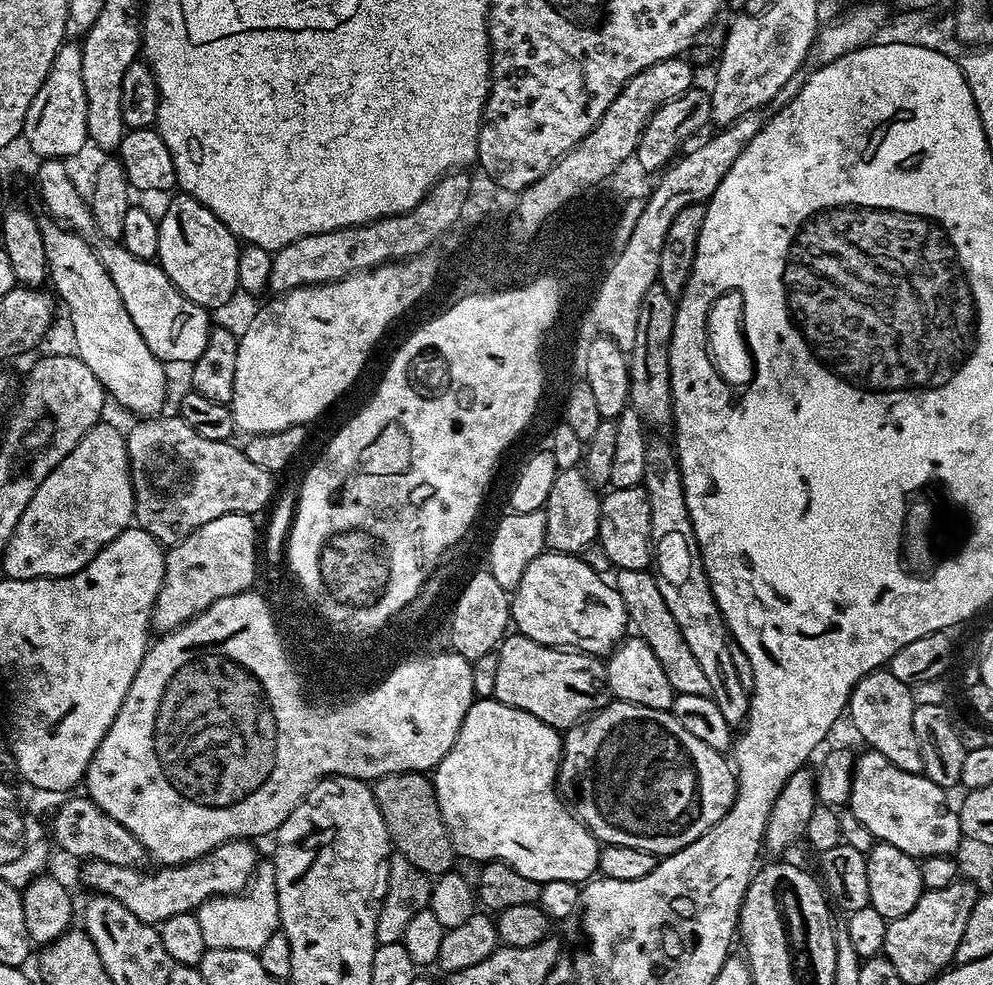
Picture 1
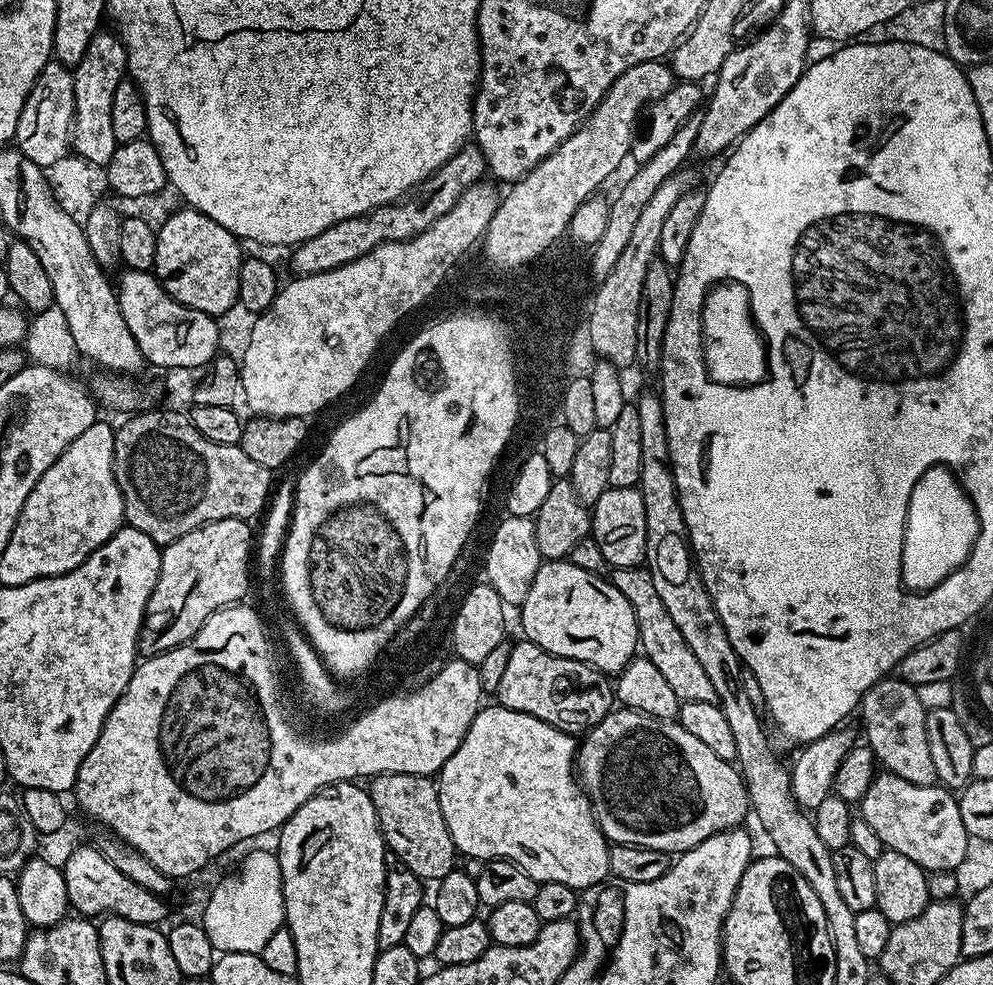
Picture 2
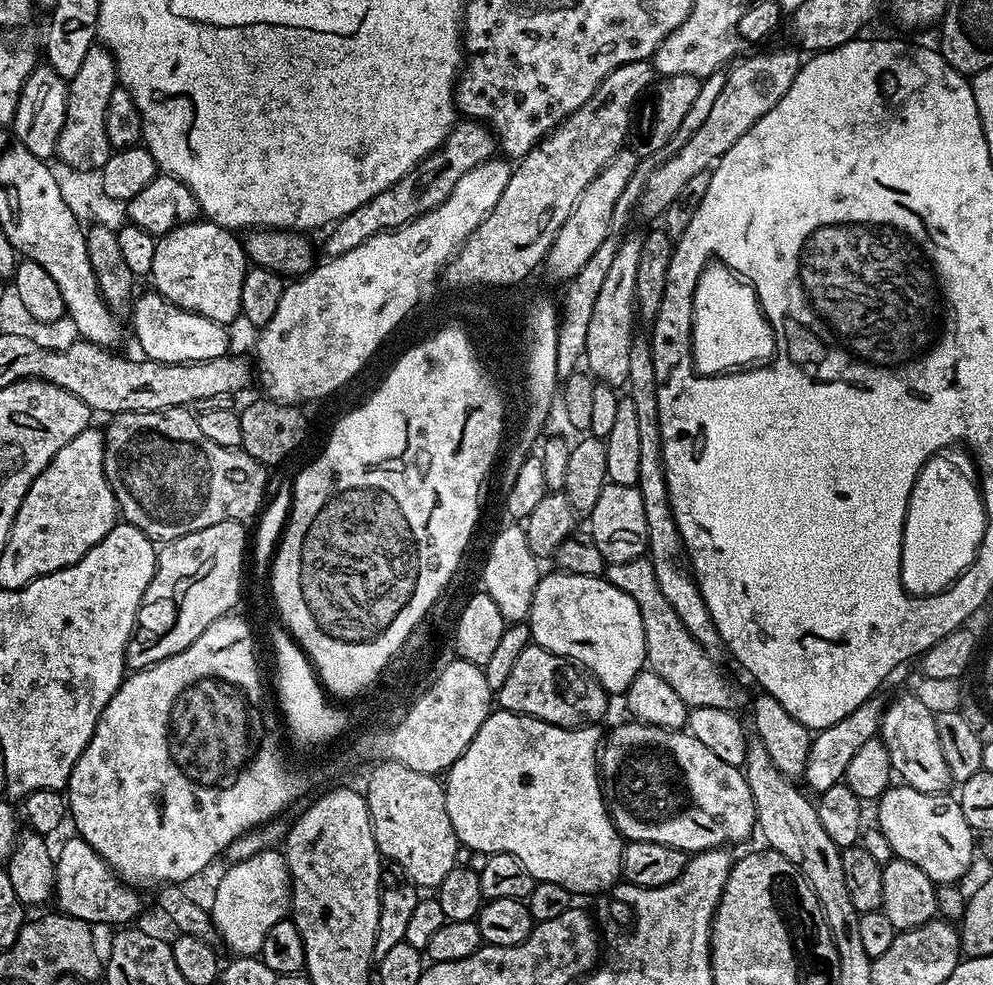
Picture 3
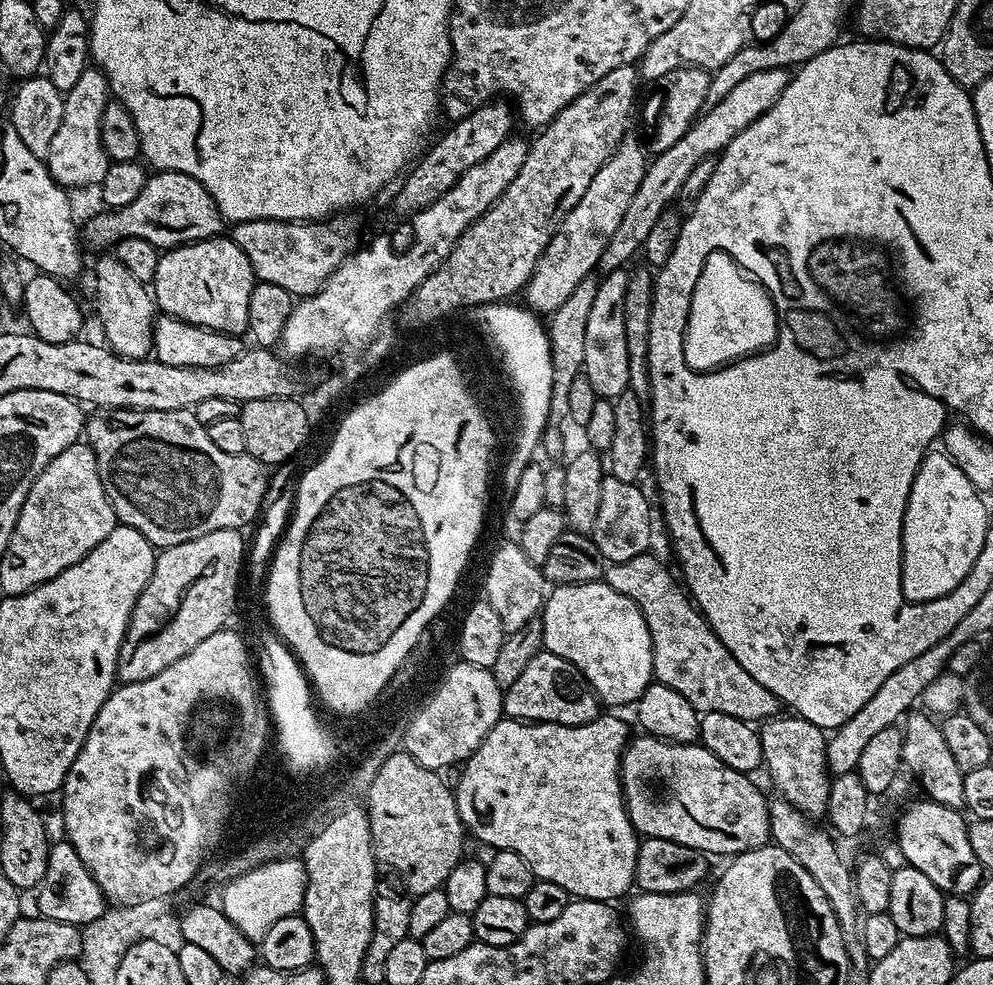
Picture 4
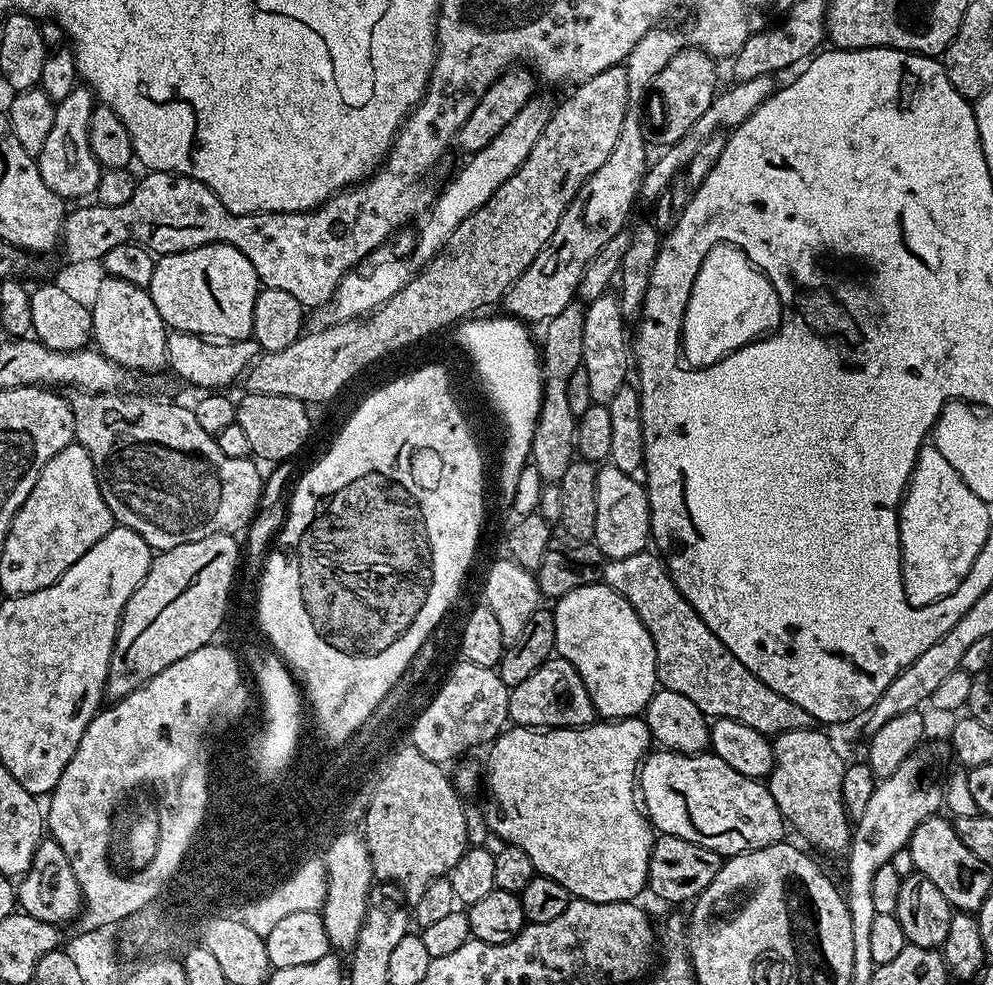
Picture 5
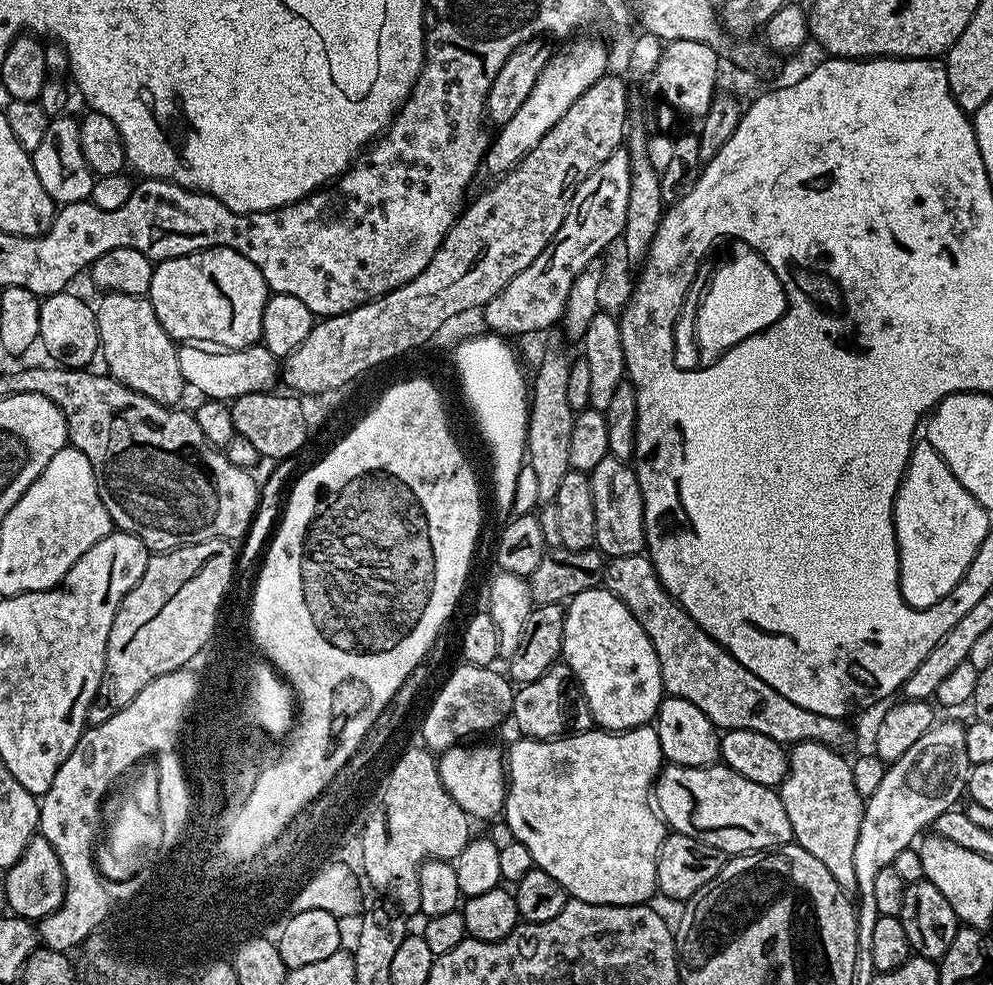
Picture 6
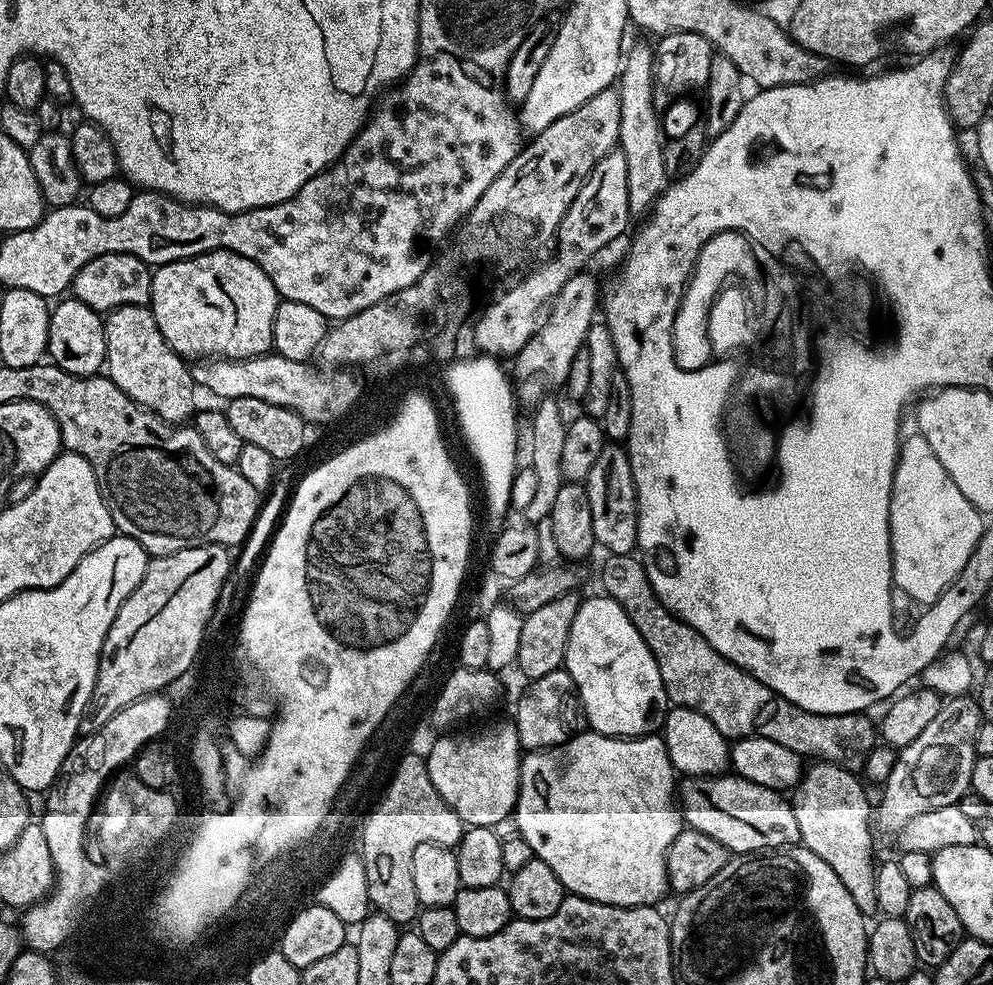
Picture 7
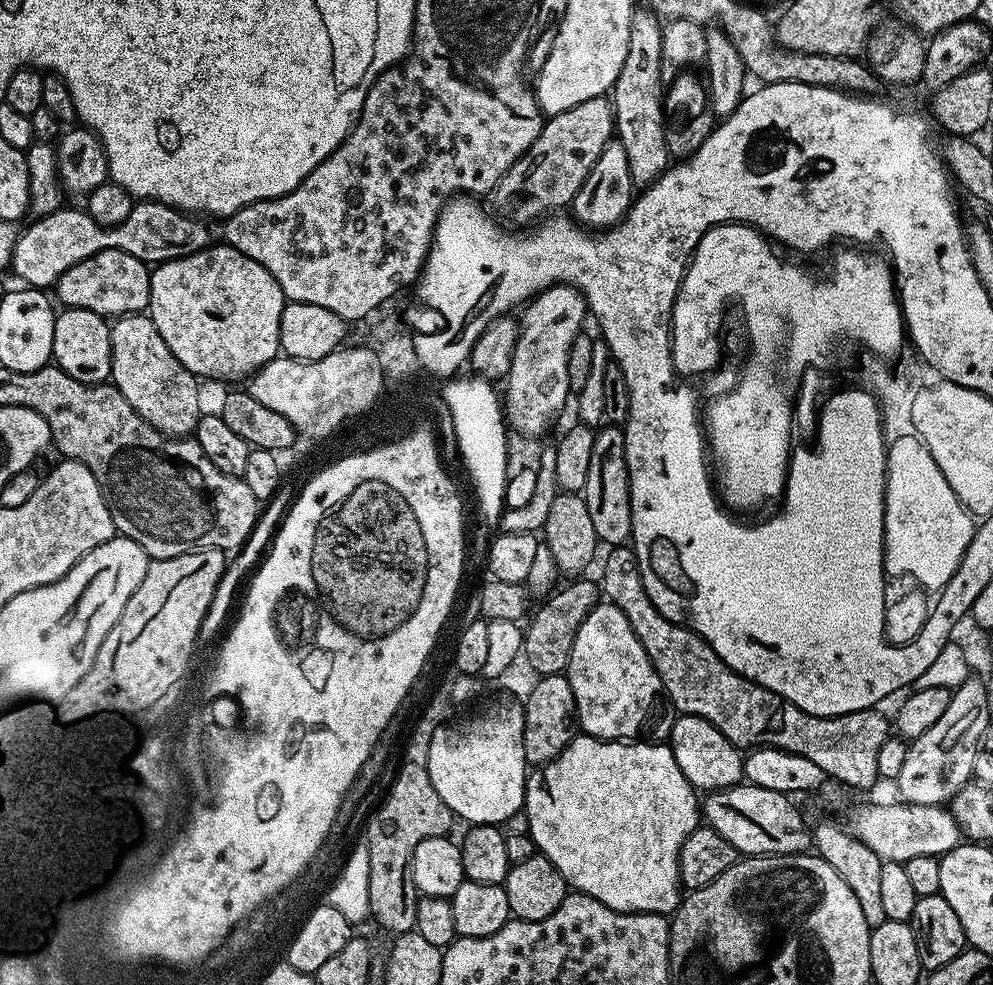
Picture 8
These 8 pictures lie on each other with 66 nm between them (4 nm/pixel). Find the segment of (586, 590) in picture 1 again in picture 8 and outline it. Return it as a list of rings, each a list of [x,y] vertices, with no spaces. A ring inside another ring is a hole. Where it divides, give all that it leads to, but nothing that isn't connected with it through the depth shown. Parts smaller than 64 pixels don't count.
[[[601,602],[597,604],[594,610],[590,610],[590,614],[586,614],[586,622],[582,622],[582,626],[578,626],[578,634],[574,634],[574,650],[570,650],[570,662],[566,669],[566,675],[570,682],[570,690],[574,690],[576,724],[583,735],[593,736],[599,740],[623,740],[625,742],[635,741],[639,737],[636,736],[639,732],[644,735],[641,737],[647,738],[652,742],[664,742],[671,737],[672,723],[676,721],[677,713],[674,711],[672,703],[668,700],[668,695],[664,693],[662,678],[658,678],[658,670],[654,670],[654,666],[650,662],[642,642],[638,642],[638,634],[634,634],[634,630],[630,630],[630,622],[626,622],[626,614],[622,614],[622,610],[618,610],[618,606]]]

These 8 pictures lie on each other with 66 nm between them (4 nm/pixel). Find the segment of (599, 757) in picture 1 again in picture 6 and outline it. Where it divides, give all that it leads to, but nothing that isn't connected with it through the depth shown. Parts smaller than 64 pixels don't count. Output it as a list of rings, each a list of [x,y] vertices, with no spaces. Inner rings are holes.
[[[722,762],[706,766],[668,764],[661,768],[654,785],[654,807],[672,832],[698,838],[698,842],[706,842],[729,857],[743,856],[746,852],[767,852],[781,844],[793,843],[790,818],[786,815],[786,806],[782,806],[779,791],[758,786],[750,782],[750,778],[742,778],[742,774]]]

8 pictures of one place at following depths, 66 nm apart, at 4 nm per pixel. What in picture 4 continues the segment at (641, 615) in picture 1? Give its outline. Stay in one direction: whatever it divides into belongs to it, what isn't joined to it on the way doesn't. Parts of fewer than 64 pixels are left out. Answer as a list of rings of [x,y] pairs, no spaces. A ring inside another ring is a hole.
[[[651,551],[641,556],[626,558],[626,562],[608,564],[604,569],[603,583],[609,584],[618,594],[626,594],[646,618],[652,643],[652,675],[670,690],[678,690],[697,712],[721,712],[751,724],[761,723],[776,716],[780,703],[770,690],[747,674],[746,670],[722,646],[712,633],[712,627],[692,603],[687,591],[671,577],[667,566],[652,556]]]

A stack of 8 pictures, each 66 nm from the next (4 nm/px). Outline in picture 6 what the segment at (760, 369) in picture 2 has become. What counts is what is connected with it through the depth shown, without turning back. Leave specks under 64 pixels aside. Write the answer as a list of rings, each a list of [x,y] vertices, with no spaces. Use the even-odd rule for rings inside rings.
[[[739,243],[738,252],[732,252],[712,272],[708,280],[708,289],[704,297],[699,297],[696,306],[696,341],[700,351],[699,363],[701,365],[718,362],[724,354],[732,349],[739,349],[743,340],[751,341],[753,338],[775,326],[779,320],[784,319],[788,310],[788,299],[784,293],[784,284],[778,274],[768,263],[755,252],[749,244]]]

